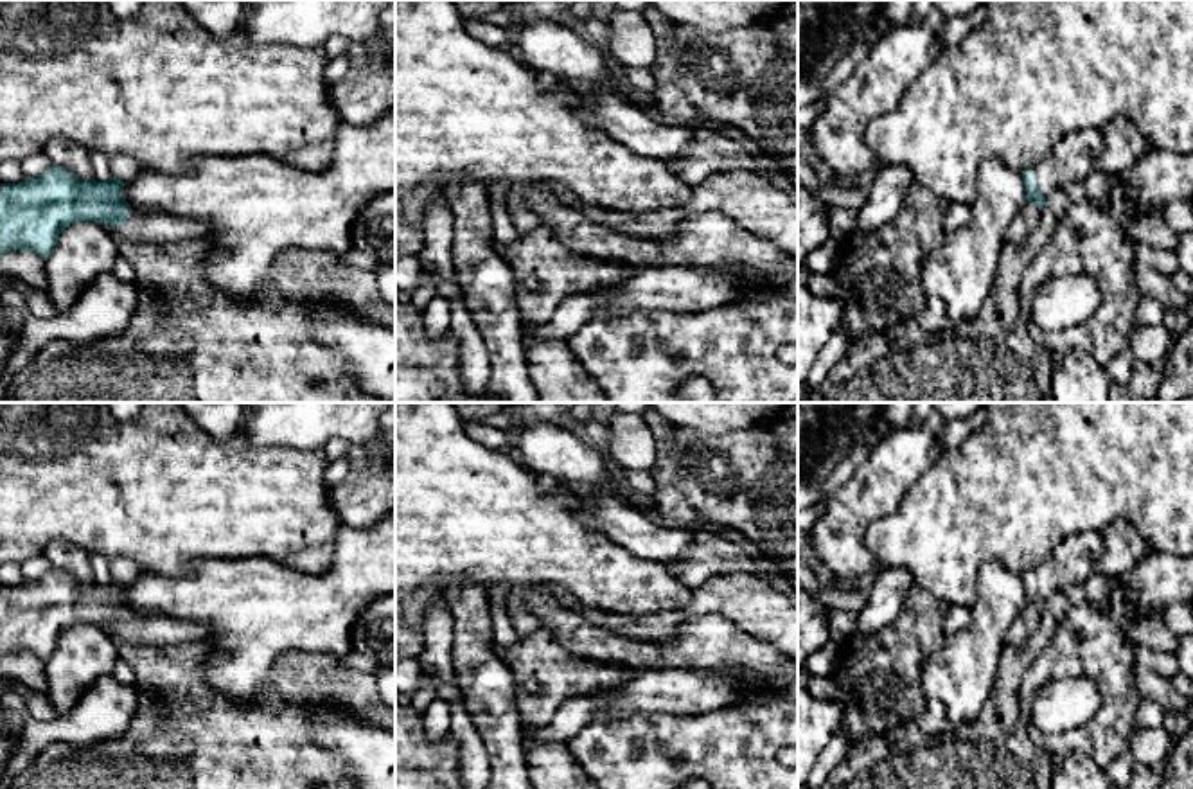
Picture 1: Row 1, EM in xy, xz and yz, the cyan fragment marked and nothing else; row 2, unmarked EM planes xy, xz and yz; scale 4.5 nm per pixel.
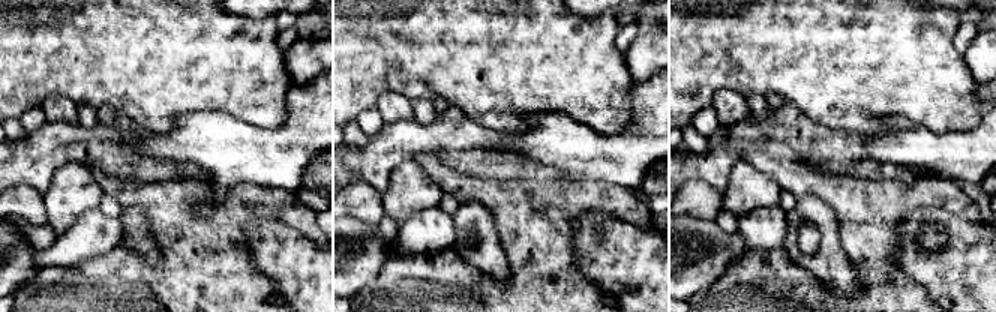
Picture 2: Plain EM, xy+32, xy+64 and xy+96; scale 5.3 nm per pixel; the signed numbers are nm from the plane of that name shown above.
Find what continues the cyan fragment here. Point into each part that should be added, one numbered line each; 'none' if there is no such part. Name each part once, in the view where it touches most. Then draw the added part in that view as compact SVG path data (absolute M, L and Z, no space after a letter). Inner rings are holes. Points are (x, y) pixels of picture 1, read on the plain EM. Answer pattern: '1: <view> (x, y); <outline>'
1: xy (142, 628); M137 611L128 615L128 622L122 629L101 629L113 640L122 638L137 645L180 645L199 642L207 634L198 624Z

